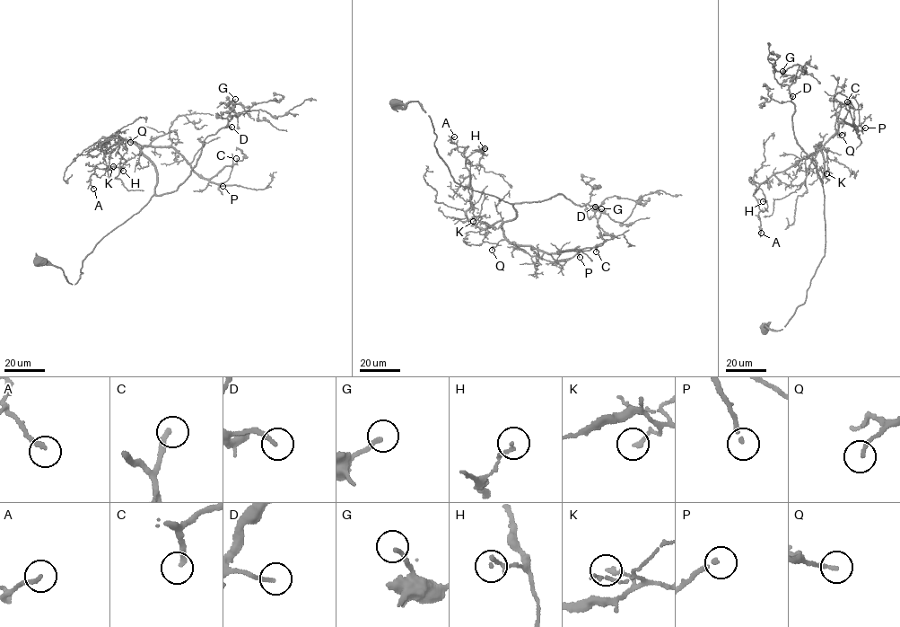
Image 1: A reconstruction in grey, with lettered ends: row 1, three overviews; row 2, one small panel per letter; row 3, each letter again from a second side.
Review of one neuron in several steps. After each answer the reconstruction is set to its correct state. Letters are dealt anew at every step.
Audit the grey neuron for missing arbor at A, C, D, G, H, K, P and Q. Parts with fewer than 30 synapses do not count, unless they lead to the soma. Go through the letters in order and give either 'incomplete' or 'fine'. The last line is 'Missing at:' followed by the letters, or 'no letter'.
A: fine
C: incomplete
D: fine
G: fine
H: fine
K: fine
P: fine
Q: fine
Missing at: C

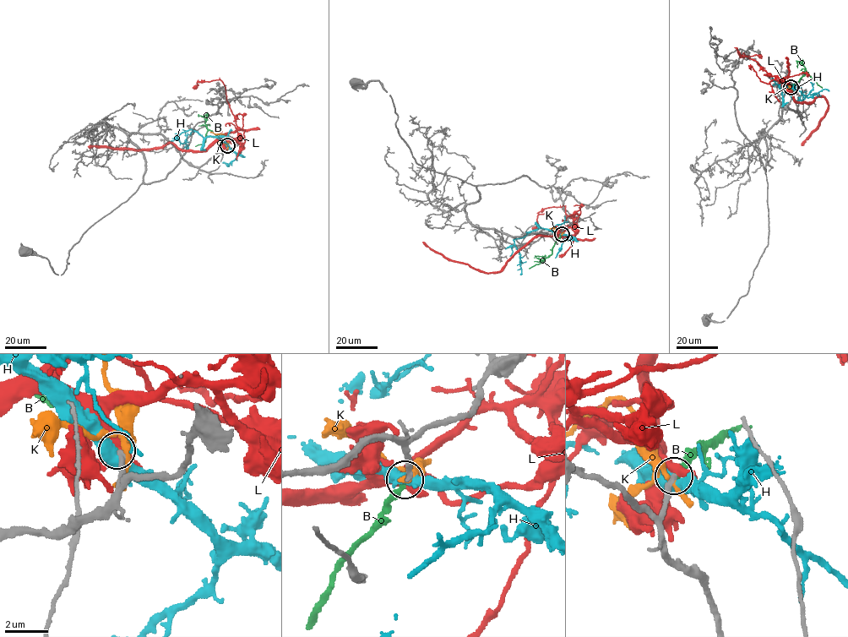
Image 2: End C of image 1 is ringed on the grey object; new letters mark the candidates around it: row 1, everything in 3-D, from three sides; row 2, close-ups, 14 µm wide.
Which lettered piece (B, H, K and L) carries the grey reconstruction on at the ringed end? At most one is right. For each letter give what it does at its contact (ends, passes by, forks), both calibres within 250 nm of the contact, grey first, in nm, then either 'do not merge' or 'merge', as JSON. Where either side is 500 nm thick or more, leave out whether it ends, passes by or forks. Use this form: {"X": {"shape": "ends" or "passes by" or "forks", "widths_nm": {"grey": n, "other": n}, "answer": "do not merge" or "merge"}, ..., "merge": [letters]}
{"B": {"shape": "ends", "widths_nm": {"grey": 240, "other": 260}, "answer": "merge"}, "H": {"shape": "passes by", "widths_nm": {"grey": 280, "other": 480}, "answer": "do not merge"}, "K": {"shape": "passes by", "widths_nm": {"grey": 320, "other": 240}, "answer": "do not merge"}, "L": {"shape": "passes by", "widths_nm": {"grey": 240, "other": 380}, "answer": "do not merge"}, "merge": ["B"]}

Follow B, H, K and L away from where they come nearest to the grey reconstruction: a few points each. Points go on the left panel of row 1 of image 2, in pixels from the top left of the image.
B: (227, 146), (209, 129), (204, 122), (207, 115), (198, 114)
H: (227, 146), (217, 138), (203, 137), (191, 129), (178, 136), (182, 144), (187, 138), (186, 131), (182, 129)
K: (228, 146), (225, 134), (210, 132)
L: (227, 146), (221, 140), (214, 140), (199, 151), (183, 149), (170, 143), (156, 149), (143, 149), (87, 146)

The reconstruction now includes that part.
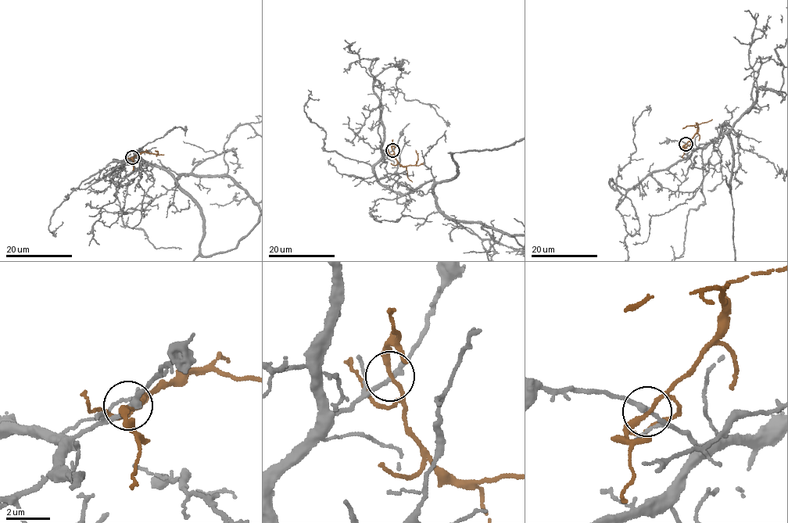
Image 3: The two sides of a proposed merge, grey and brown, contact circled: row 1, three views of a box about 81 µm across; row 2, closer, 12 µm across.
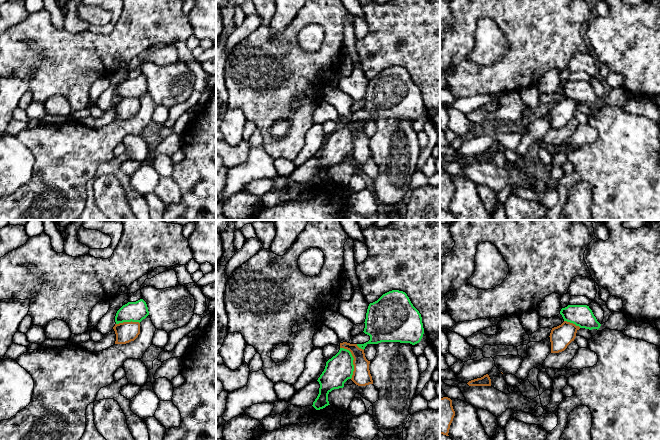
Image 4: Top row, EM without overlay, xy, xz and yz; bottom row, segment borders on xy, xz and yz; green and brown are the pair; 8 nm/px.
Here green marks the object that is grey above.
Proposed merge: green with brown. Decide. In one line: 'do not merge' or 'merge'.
do not merge

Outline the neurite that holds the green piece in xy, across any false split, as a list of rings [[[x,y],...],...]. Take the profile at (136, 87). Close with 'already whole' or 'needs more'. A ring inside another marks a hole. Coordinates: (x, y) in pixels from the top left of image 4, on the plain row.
[[[143,75],[136,78],[128,78],[123,81],[116,89],[116,100],[123,98],[141,98],[149,91],[148,83]]]; already whole

